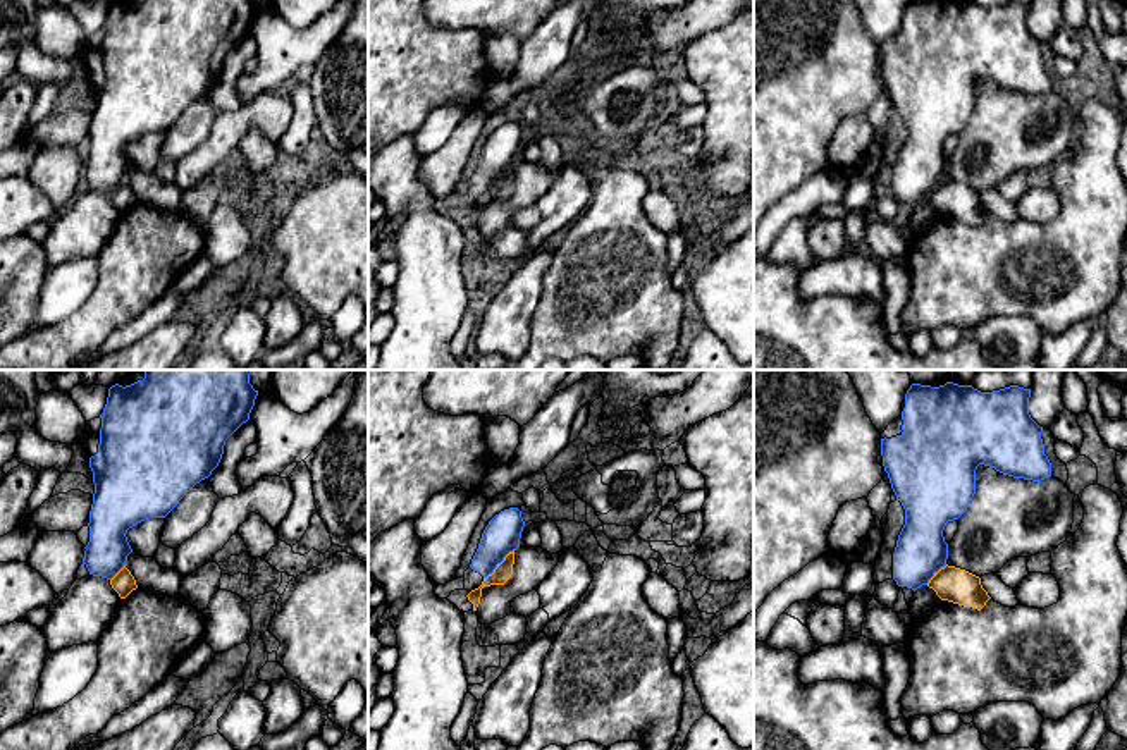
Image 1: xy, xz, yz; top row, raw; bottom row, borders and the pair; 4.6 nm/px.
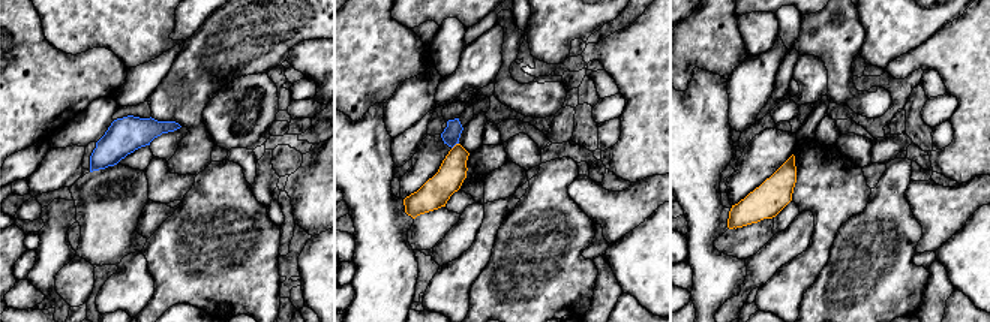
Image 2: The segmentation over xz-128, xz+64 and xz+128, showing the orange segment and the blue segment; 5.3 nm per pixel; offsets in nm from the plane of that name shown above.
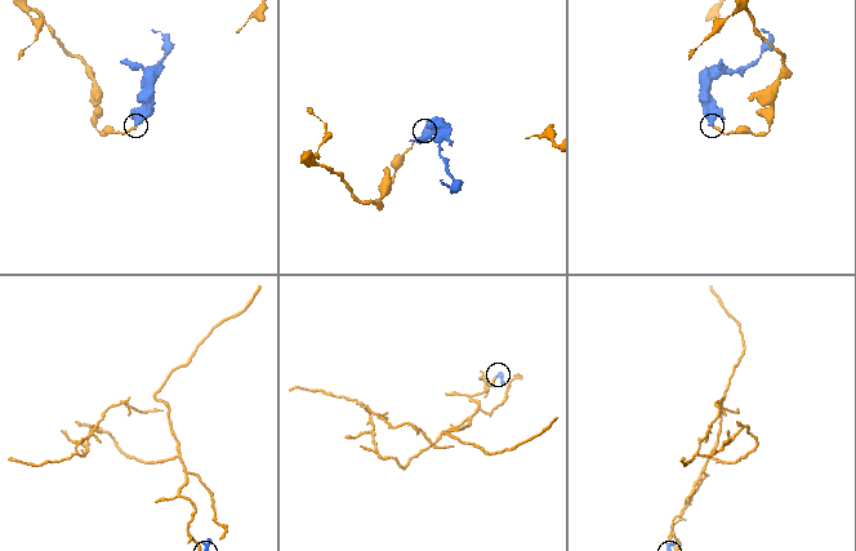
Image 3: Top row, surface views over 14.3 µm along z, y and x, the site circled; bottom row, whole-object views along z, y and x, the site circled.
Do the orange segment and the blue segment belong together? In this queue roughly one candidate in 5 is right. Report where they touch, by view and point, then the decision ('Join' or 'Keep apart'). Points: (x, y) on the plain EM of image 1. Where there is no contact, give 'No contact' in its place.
Touches orange at xz (499, 179). Keep apart

